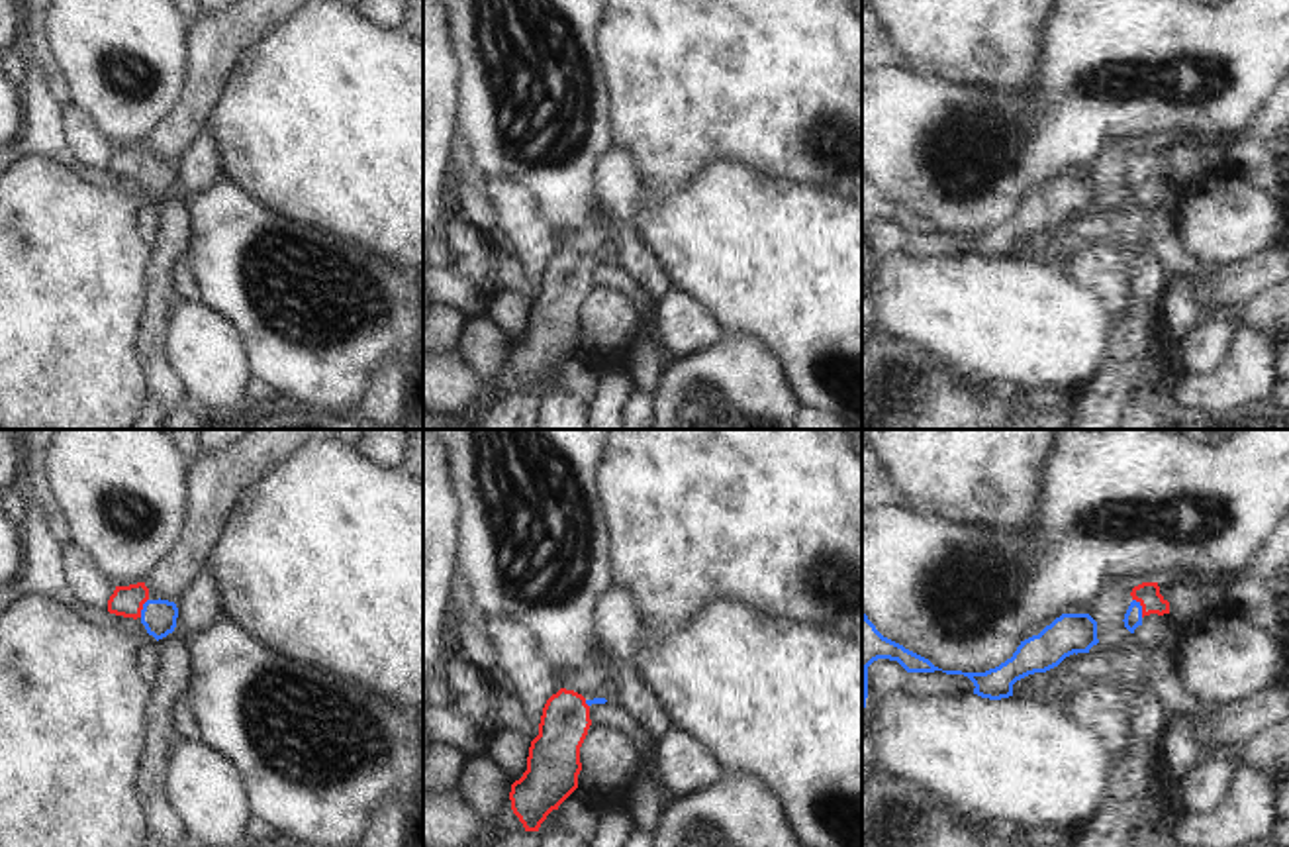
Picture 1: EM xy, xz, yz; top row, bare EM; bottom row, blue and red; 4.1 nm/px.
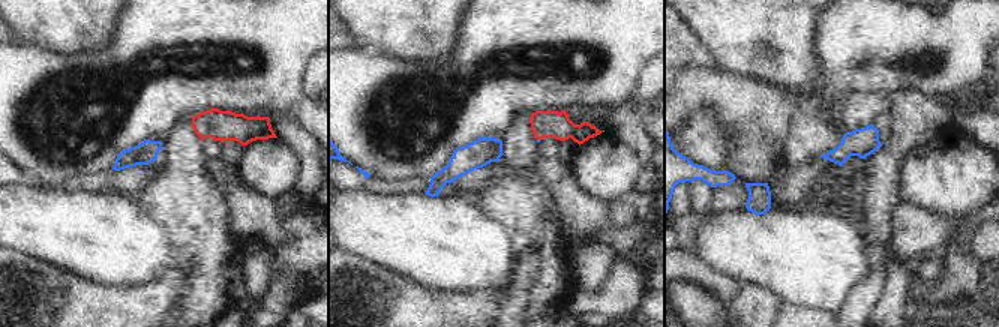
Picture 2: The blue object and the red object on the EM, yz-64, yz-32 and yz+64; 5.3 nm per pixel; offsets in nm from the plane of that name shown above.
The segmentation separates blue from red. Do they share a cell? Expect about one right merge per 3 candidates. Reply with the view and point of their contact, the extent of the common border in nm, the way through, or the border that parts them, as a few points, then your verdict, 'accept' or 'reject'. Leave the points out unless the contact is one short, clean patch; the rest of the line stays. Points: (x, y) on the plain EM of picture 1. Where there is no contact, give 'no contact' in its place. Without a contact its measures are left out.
contact yz (1141, 169); length 90 nm; way yz (1133, 179), (1141, 169), (1148, 155); accept

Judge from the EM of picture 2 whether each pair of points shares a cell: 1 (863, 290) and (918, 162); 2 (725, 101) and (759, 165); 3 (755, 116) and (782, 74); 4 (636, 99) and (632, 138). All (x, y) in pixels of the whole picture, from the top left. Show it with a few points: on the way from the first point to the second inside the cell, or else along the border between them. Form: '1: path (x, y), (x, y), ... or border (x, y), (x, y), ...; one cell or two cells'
1: border (902, 165), (900, 201); two cells
2: path (741, 117), (752, 128), (752, 149); one cell
3: border (740, 75), (762, 78), (789, 87); two cells
4: path (632, 108), (632, 129); one cell

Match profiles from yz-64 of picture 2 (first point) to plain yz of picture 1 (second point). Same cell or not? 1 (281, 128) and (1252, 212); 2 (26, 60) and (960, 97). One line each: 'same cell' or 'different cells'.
1: different cells
2: same cell

